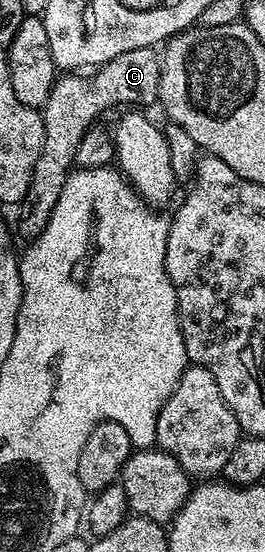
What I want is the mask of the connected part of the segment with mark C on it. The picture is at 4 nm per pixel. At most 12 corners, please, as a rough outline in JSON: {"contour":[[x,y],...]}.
{"contour":[[154,47],[66,73],[41,108],[44,145],[16,207],[46,229],[84,133],[109,107],[158,103]]}

